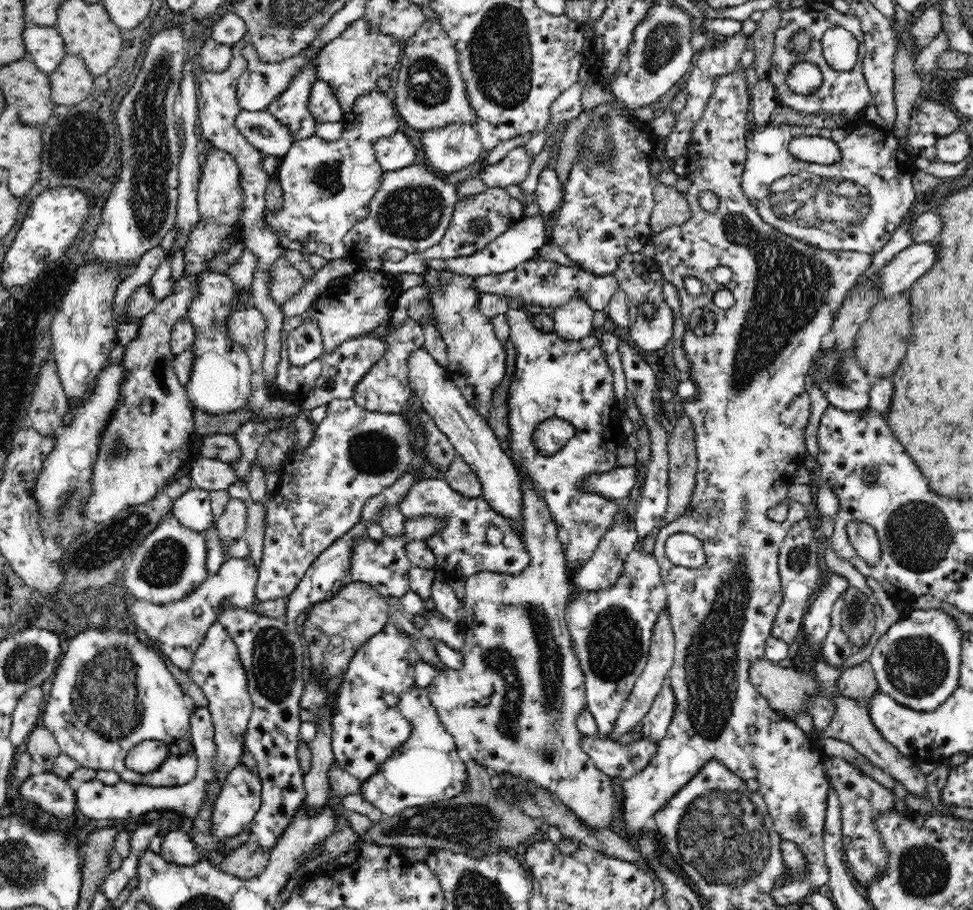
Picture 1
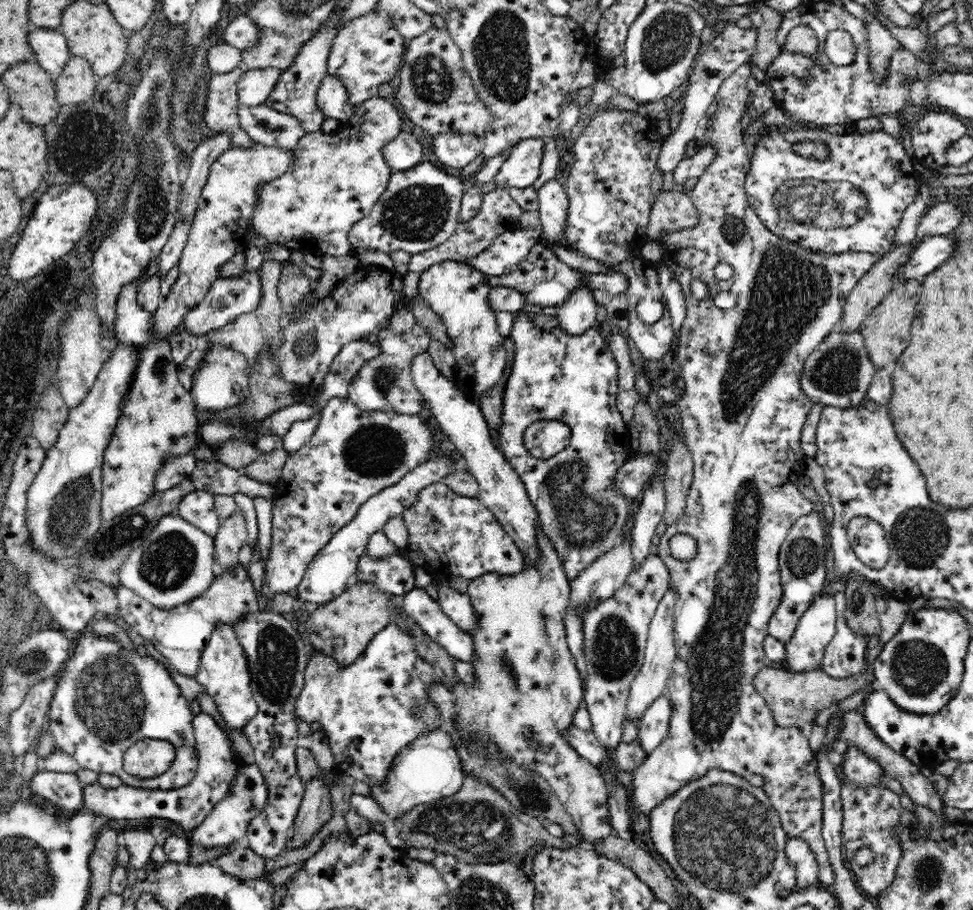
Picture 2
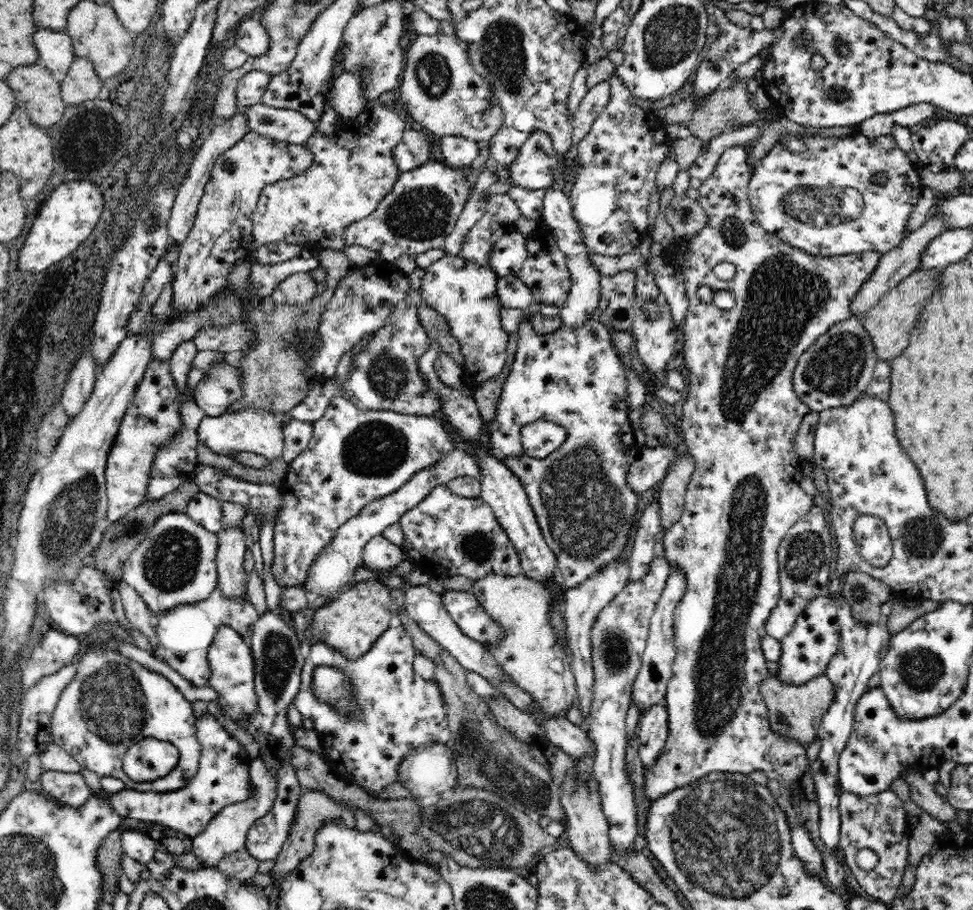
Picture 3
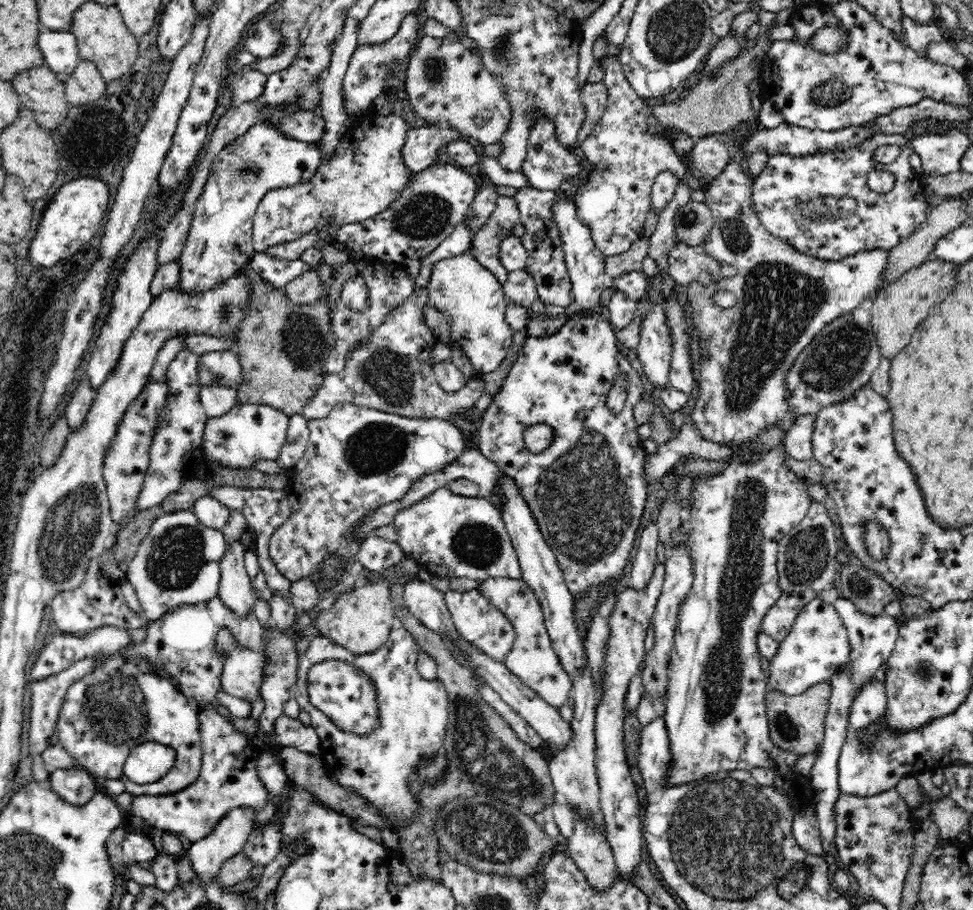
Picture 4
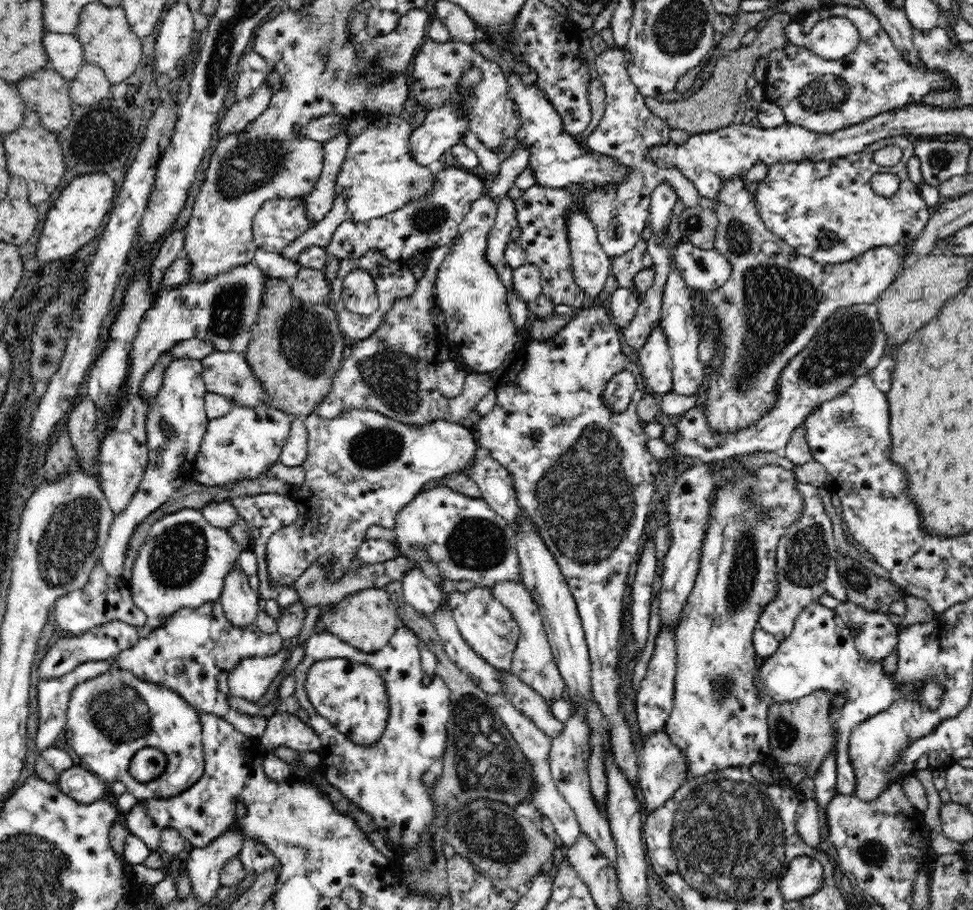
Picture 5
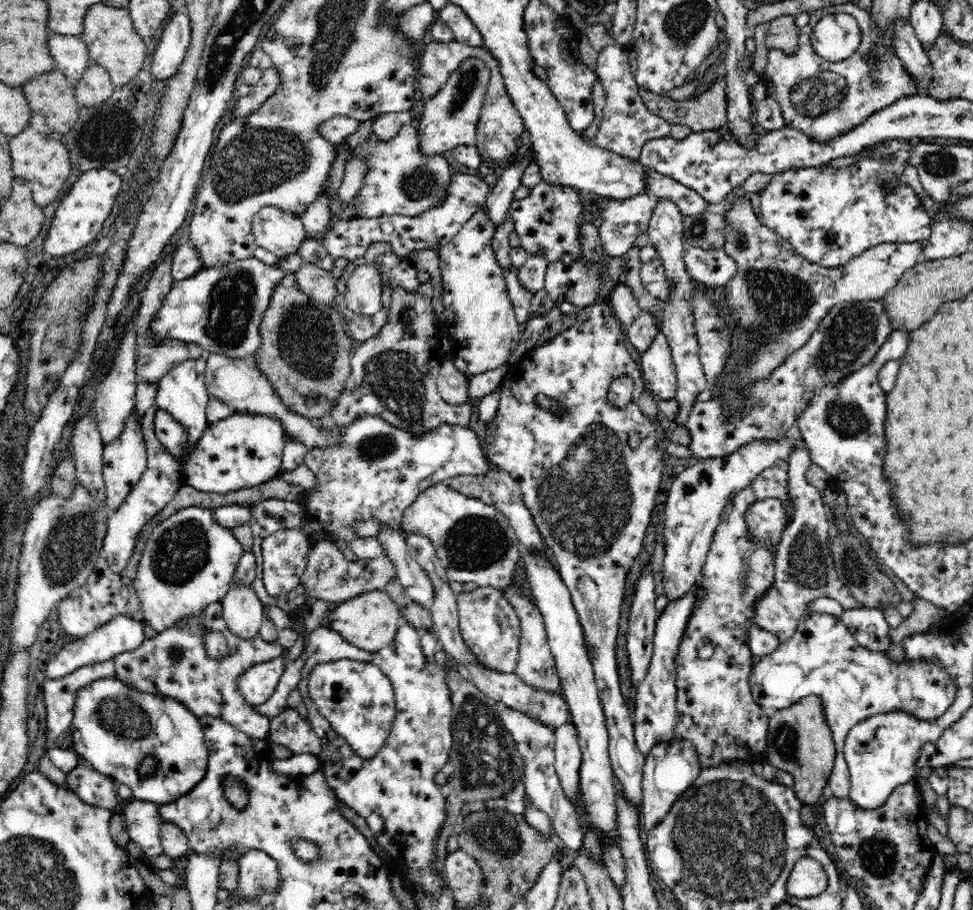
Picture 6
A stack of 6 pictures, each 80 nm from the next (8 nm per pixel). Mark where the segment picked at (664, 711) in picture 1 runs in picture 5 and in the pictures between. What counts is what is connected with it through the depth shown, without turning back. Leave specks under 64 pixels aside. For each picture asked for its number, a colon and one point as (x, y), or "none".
2: (653, 726)
3: (652, 731)
4: (653, 756)
5: (662, 765)

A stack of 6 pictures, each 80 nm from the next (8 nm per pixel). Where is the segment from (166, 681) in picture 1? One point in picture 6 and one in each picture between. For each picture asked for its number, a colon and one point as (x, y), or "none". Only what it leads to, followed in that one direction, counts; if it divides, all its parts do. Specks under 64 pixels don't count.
2: (108, 699)
3: (113, 702)
4: (111, 709)
5: (110, 717)
6: (114, 726)

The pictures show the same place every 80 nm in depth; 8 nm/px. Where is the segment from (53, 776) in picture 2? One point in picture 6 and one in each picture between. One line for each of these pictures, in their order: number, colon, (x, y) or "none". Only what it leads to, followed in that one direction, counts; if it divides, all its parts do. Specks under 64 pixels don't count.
3: (67, 788)
4: (76, 786)
5: (81, 784)
6: (92, 787)

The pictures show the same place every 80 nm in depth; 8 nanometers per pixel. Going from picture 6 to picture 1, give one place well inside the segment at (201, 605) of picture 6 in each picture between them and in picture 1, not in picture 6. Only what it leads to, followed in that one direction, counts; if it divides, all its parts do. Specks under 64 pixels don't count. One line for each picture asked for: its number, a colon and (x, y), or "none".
1: (169, 563)
2: (173, 564)
3: (175, 564)
4: (178, 563)
5: (183, 562)

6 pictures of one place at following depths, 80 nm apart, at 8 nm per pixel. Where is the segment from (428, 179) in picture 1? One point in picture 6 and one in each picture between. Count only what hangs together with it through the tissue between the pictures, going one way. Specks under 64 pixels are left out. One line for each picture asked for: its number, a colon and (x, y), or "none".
2: (418, 210)
3: (422, 209)
4: (434, 201)
5: (422, 225)
6: (433, 228)

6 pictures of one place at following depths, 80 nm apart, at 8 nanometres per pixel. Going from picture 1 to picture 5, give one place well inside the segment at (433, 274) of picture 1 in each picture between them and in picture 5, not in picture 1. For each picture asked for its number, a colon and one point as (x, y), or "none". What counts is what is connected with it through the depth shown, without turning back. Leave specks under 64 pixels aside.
2: (458, 292)
3: (464, 292)
4: (469, 295)
5: (471, 295)

